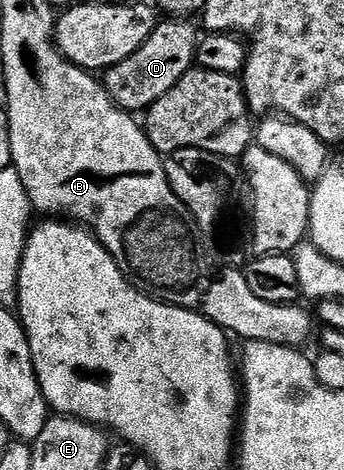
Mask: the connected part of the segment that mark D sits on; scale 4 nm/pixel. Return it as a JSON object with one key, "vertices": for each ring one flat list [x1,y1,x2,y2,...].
{"vertices":[[186,19,159,20,155,24,150,38,137,51,132,55,128,55,128,59,124,59,120,63,113,65,112,68,105,70,100,84,119,109,145,111,149,109,152,103,156,103,156,99,160,99,160,95,168,95,168,91,172,91,172,87,176,83,180,83,182,76,194,65,194,51,198,46,200,36,199,30,197,28,194,30,190,24,191,22]]}

